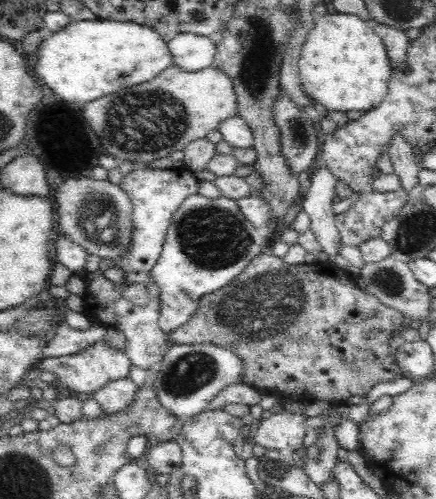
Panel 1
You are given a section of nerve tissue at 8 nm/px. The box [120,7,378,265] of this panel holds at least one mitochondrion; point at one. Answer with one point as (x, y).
(260, 59)

